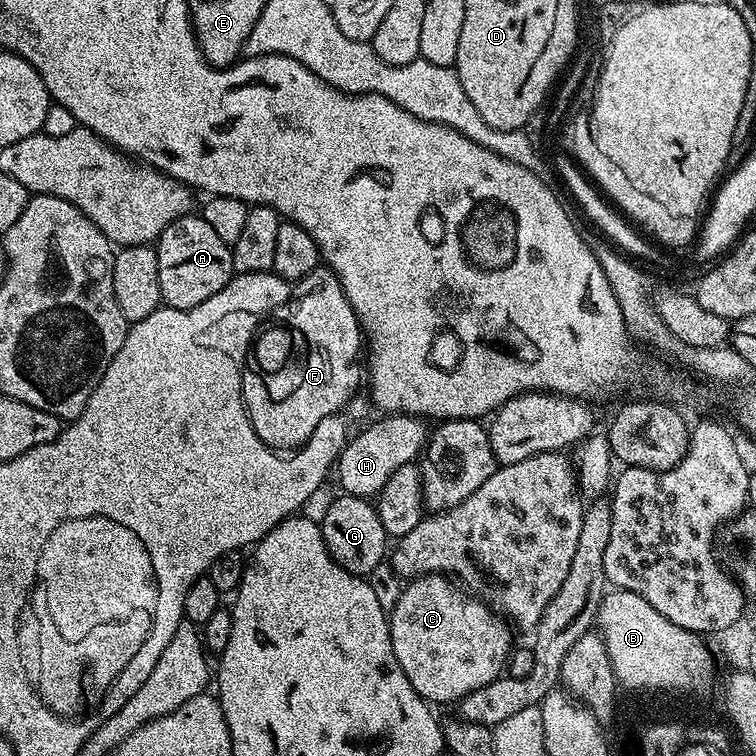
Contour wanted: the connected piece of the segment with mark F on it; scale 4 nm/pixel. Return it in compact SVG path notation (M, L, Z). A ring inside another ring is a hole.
M321 266L295 281L294 288L296 296L289 295L283 306L267 317L244 358L242 394L248 417L258 438L277 450L303 446L322 418L345 411L356 387L362 384L362 329L342 290L342 282L338 282L331 268Z

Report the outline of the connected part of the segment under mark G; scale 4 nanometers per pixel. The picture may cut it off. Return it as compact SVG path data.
M340 494L335 497L326 510L324 517L319 520L322 538L326 542L328 552L346 570L356 576L367 577L380 563L385 563L390 552L390 537L382 526L382 518L376 513L375 503L362 496Z

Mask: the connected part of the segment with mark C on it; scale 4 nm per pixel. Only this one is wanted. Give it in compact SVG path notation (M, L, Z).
M429 572L427 576L409 579L405 584L408 585L401 590L396 605L390 608L388 629L394 658L398 658L402 674L410 678L410 686L414 686L421 698L432 706L455 705L466 694L501 679L508 658L514 651L513 629L507 619L501 618L483 600L465 591L455 579L441 573Z

